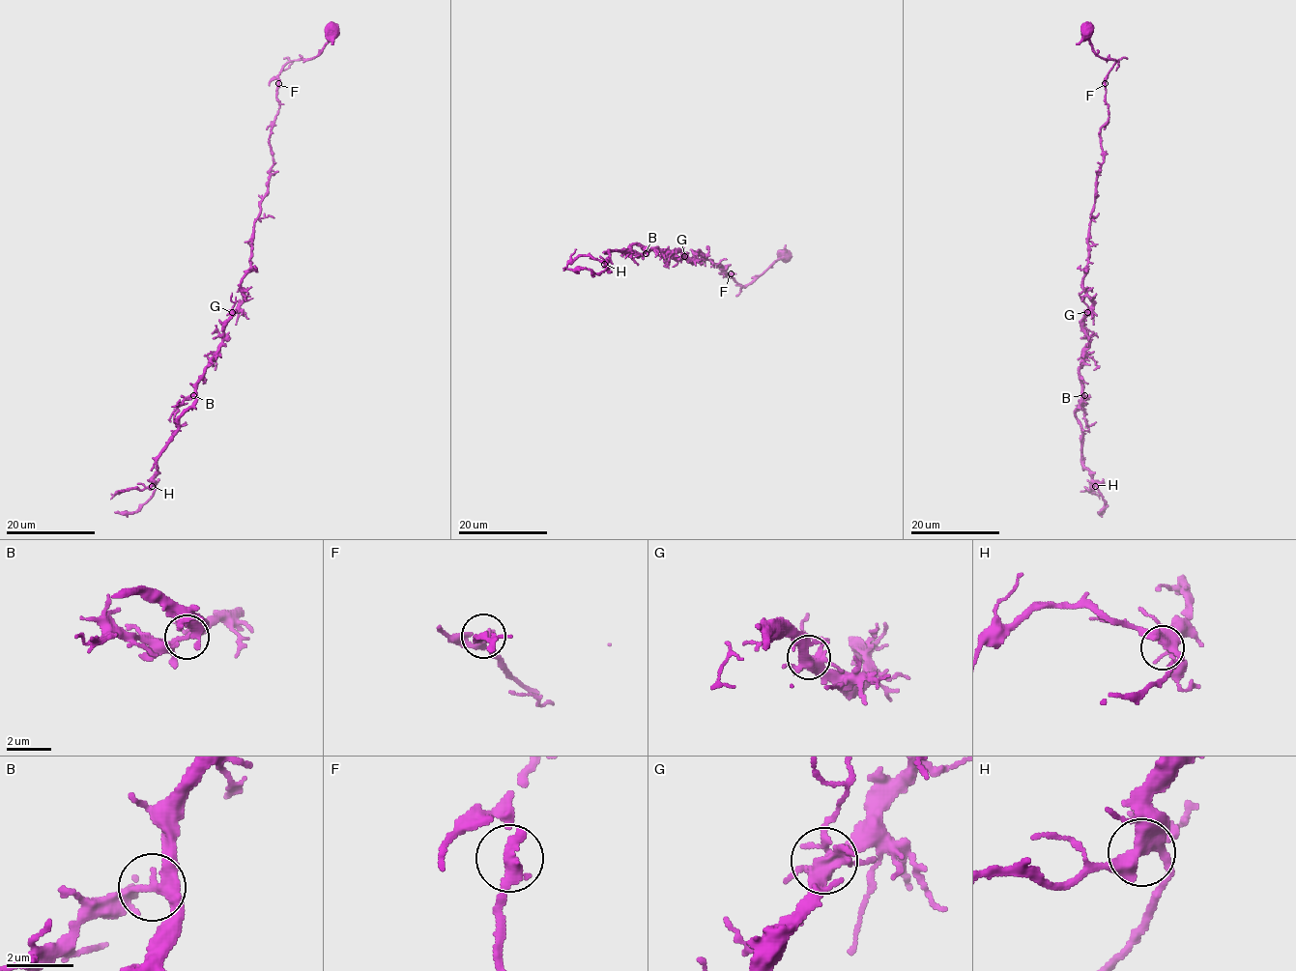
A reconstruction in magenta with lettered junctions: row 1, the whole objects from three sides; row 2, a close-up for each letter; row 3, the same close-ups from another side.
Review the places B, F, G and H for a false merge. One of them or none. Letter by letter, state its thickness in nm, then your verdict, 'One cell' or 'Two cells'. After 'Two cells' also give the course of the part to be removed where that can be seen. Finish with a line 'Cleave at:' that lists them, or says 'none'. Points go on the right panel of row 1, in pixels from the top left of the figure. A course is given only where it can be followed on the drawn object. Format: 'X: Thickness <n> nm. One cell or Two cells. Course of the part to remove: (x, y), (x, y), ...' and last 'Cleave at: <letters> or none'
B: Thickness 260 nm. One cell
F: Thickness 280 nm. One cell
G: Thickness 360 nm. One cell
H: Thickness 360 nm. One cell
Cleave at: none

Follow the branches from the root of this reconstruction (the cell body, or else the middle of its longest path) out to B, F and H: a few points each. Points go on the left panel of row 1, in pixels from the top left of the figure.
B: (331, 32), (315, 56), (290, 61), (277, 76), (273, 165), (244, 300), (193, 395)
F: (331, 32), (330, 41), (315, 56), (290, 61), (277, 76), (277, 84)
H: (331, 32), (315, 56), (290, 61), (277, 76), (273, 165), (244, 300), (152, 486)

